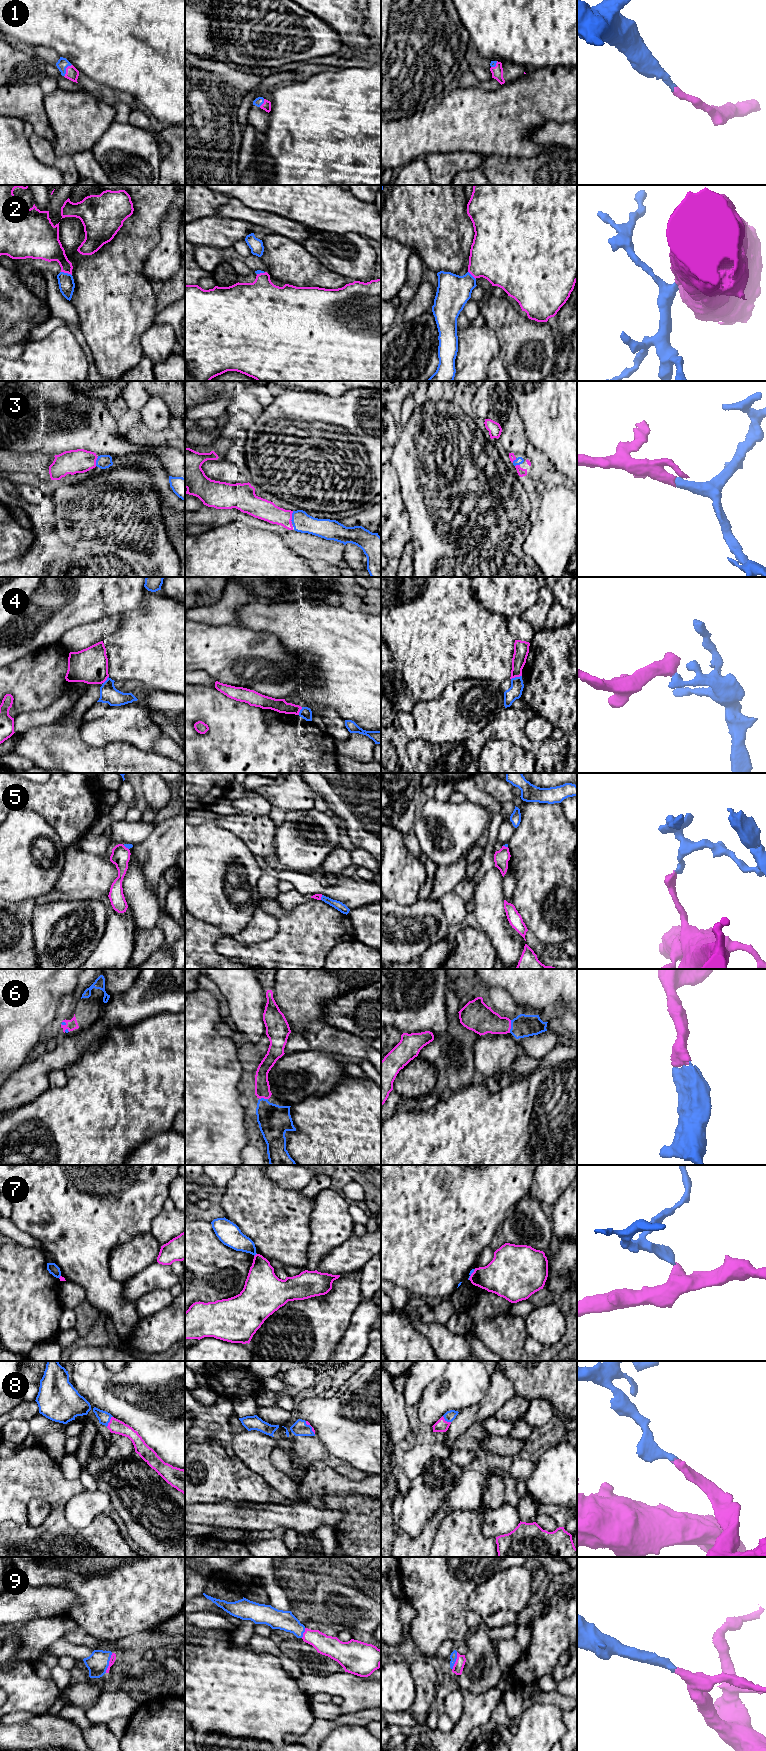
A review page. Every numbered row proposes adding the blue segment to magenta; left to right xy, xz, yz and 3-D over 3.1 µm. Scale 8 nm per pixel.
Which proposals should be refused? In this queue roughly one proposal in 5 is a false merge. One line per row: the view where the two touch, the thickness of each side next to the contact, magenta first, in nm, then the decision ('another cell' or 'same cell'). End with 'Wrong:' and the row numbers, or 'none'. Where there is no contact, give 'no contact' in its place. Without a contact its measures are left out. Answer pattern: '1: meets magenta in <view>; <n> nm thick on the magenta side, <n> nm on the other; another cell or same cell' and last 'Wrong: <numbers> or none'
1: meets magenta in xy; 100 nm thick on the magenta side, 90 nm on the other; same cell
2: meets magenta in xy; 220 nm thick on the magenta side, 130 nm on the other; same cell
3: meets magenta in xz; 160 nm thick on the magenta side, 160 nm on the other; same cell
4: meets magenta in yz; 130 nm thick on the magenta side, 110 nm on the other; another cell
5: meets magenta in xy; 150 nm thick on the magenta side, 40 nm on the other; another cell
6: meets magenta in yz; 240 nm thick on the magenta side, 180 nm on the other; same cell
7: meets magenta in xz; 280 nm thick on the magenta side, 170 nm on the other; another cell
8: meets magenta in xy; 120 nm thick on the magenta side, 100 nm on the other; same cell
9: meets magenta in xy; 50 nm thick on the magenta side, 180 nm on the other; same cell
Wrong: 4, 5, 7

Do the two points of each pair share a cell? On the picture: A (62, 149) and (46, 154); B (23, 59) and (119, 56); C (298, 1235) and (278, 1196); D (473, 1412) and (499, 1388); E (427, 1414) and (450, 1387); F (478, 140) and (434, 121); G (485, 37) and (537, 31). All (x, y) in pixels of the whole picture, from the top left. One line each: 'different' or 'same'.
A: different
B: different
C: same
D: same
E: same
F: same
G: same

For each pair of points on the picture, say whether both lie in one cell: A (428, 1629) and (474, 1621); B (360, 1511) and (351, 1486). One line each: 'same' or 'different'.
A: different
B: different

